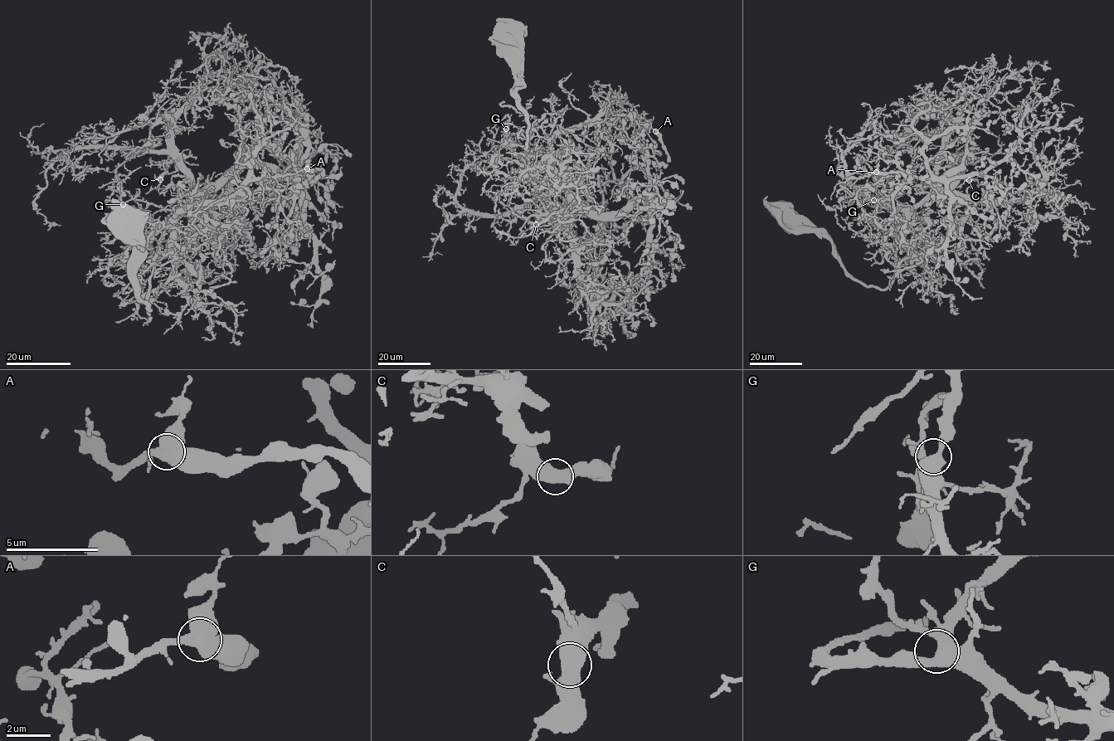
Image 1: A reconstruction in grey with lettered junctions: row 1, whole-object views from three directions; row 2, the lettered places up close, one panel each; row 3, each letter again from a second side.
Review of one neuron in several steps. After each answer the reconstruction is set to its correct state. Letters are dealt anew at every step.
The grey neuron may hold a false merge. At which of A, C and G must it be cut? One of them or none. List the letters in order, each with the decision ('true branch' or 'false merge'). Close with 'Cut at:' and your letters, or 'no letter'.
A: true branch
C: true branch
G: true branch
Cut at: no letter

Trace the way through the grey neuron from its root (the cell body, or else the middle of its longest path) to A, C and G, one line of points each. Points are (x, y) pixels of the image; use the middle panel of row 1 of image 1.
A: (508, 38), (528, 150), (547, 158), (560, 134), (589, 124), (613, 104), (656, 131)
C: (508, 38), (510, 66), (515, 79), (515, 104), (527, 122), (527, 148), (535, 148), (561, 182), (536, 224)
G: (508, 38), (515, 104), (527, 122), (527, 148), (536, 150), (544, 166), (532, 169), (510, 146), (506, 129)

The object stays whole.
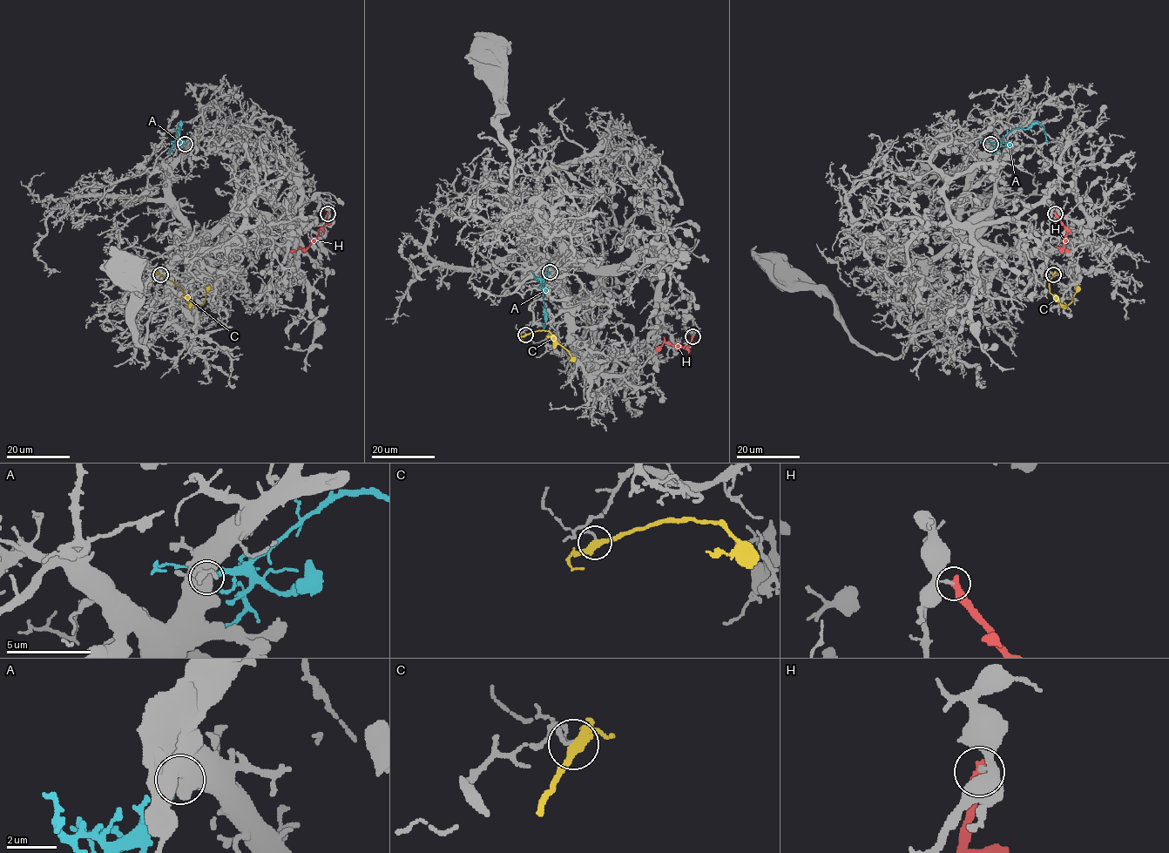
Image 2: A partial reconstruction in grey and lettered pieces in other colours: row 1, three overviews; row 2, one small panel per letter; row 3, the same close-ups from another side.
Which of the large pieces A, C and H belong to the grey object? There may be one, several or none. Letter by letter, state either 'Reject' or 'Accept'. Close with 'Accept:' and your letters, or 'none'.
A: Accept
C: Reject
H: Reject
Accept: A

